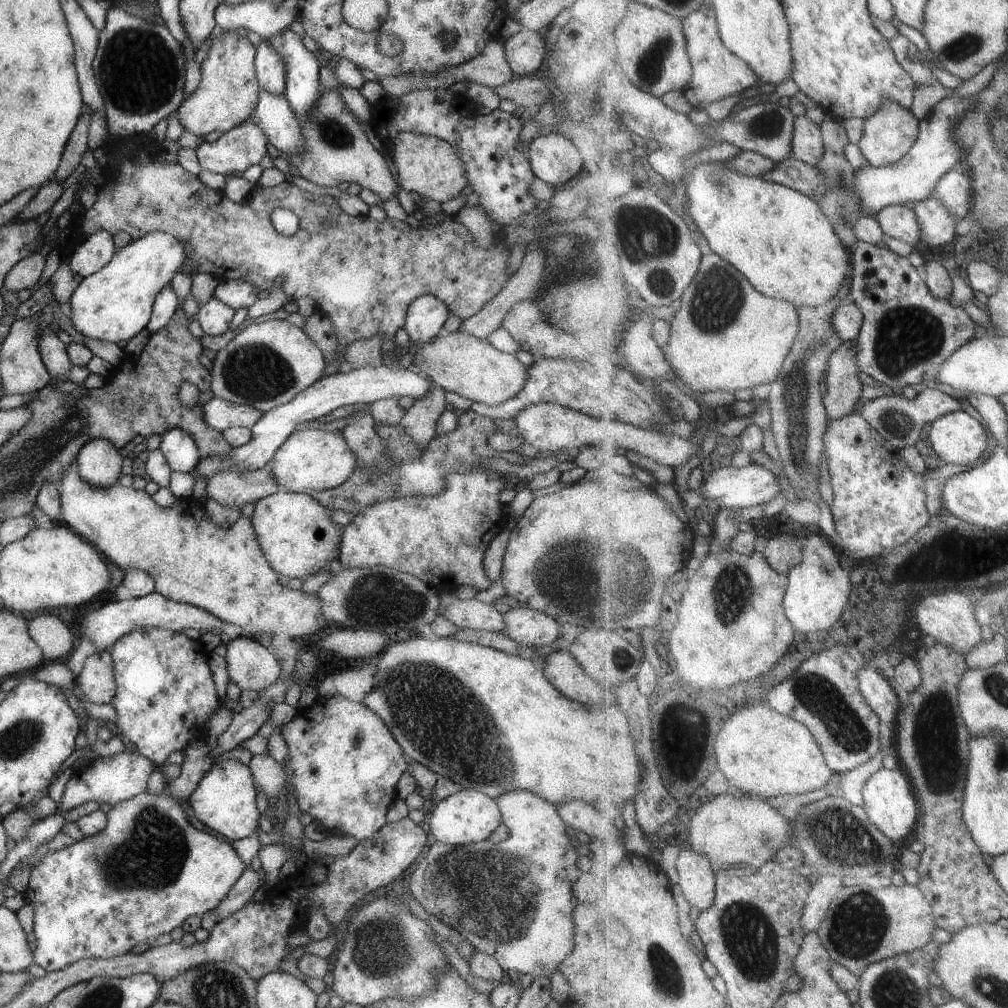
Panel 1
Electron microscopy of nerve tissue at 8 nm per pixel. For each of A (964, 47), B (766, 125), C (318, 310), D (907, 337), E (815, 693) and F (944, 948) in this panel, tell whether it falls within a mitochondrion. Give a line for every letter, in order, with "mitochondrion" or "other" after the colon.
A: mitochondrion
B: mitochondrion
C: other
D: mitochondrion
E: mitochondrion
F: other

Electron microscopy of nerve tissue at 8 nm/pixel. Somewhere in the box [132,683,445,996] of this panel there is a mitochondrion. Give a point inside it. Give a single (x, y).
(380, 946)

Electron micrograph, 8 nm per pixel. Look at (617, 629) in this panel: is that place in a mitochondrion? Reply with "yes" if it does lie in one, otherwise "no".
no

